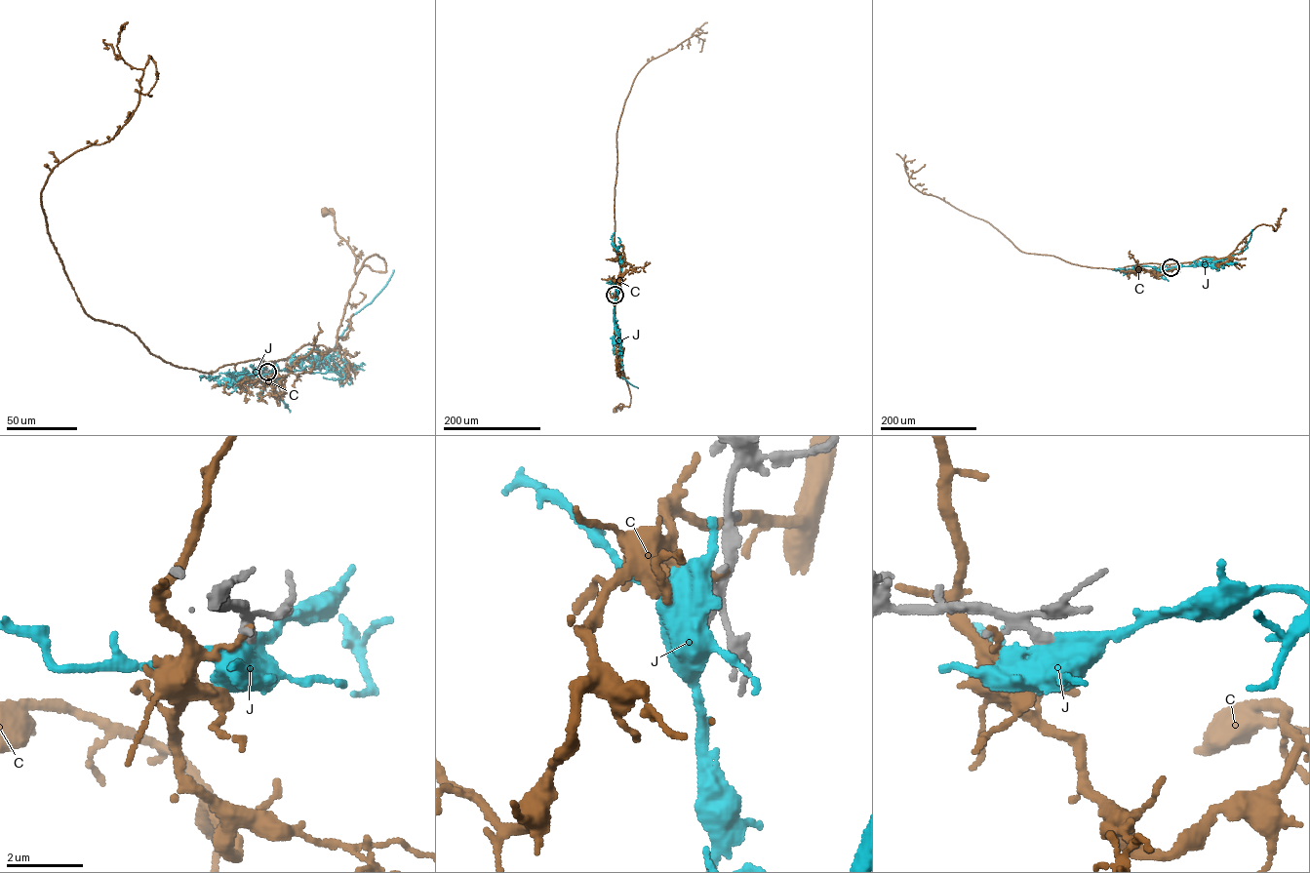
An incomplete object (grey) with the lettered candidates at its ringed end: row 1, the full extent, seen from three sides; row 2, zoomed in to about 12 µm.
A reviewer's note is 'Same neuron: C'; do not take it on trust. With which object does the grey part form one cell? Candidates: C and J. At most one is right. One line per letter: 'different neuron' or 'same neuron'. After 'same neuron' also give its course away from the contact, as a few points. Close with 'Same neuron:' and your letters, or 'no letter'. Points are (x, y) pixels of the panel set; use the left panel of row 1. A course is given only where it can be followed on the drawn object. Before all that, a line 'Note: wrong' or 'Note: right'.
Note: wrong
C: different neuron
J: same neuron | via (267, 373), (276, 372), (277, 367), (312, 373), (330, 369), (337, 341), (349, 319), (371, 301), (394, 269)
Same neuron: J

